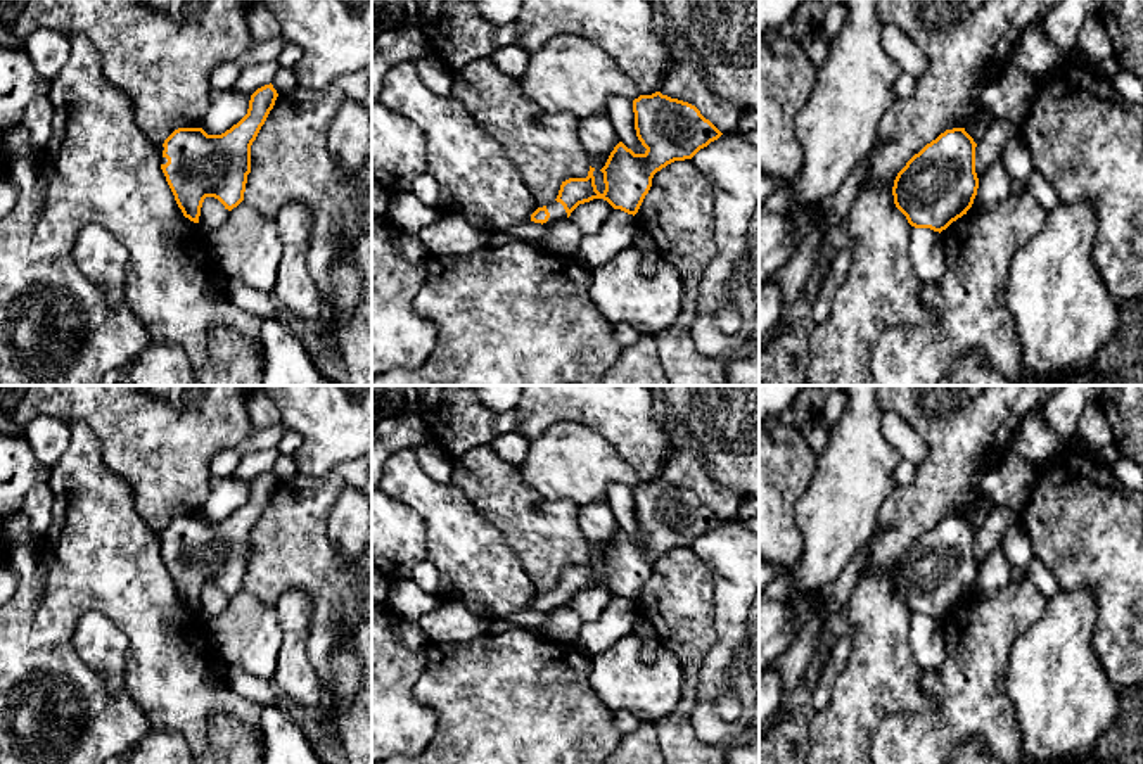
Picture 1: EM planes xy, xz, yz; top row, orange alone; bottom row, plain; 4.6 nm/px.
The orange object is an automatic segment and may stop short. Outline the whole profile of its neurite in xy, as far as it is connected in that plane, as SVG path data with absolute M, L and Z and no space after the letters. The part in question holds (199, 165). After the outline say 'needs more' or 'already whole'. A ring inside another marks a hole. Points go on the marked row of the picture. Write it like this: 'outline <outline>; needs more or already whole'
outline M271 83L258 88L251 95L247 114L221 135L208 135L202 128L178 128L164 140L163 157L166 157L168 162L161 164L161 169L185 218L199 223L201 207L206 197L218 199L228 211L244 201L247 175L251 173L251 145L273 109L277 97L278 93Z; already whole

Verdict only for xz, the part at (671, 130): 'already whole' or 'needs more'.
needs more

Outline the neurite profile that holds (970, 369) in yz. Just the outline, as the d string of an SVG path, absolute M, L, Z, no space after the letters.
M965 351L946 373L949 385L1013 385L987 365L980 351Z

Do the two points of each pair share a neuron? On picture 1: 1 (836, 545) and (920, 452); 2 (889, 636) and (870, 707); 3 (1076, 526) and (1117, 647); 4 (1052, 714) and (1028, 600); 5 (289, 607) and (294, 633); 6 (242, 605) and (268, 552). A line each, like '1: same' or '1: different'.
1: different
2: same
3: same
4: different
5: same
6: different

